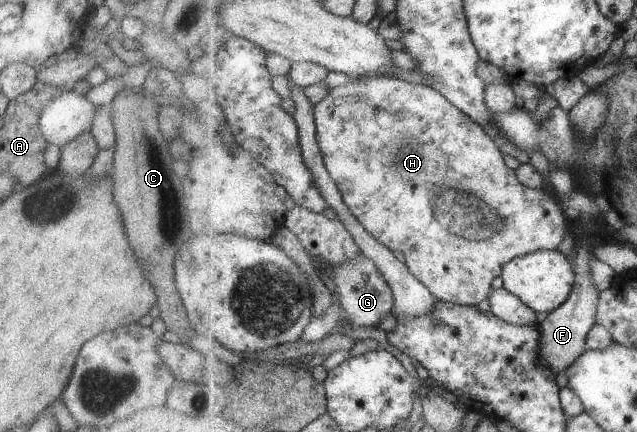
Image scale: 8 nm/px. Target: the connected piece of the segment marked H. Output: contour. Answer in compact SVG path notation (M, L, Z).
M390 76L367 77L364 80L350 80L332 89L332 92L315 106L318 142L330 176L337 182L345 205L352 211L362 226L390 250L405 255L405 263L412 274L422 281L439 300L448 300L460 306L477 306L493 294L492 282L501 276L502 269L510 260L536 250L558 250L572 231L570 220L565 217L564 208L552 192L528 188L521 183L517 171L508 168L504 162L498 142L486 134L471 116L452 104L444 94L431 86L406 82Z

